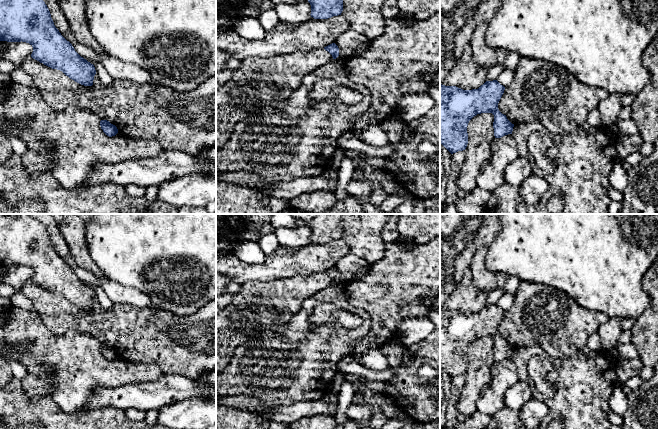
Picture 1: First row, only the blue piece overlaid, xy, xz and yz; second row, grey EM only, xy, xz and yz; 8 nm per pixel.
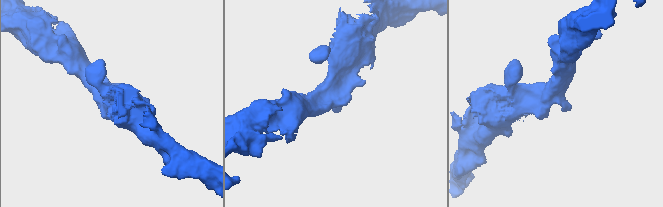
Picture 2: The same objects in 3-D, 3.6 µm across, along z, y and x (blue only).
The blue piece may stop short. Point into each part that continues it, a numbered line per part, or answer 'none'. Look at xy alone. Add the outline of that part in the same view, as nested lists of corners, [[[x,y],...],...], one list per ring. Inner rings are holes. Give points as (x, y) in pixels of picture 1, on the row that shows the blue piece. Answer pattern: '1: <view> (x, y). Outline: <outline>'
none

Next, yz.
none

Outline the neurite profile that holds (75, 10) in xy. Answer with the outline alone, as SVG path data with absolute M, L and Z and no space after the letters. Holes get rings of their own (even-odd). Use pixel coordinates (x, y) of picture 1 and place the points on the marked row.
M58 0L58 3L68 20L69 27L76 41L93 49L98 54L105 53L95 41L89 29L85 0Z

